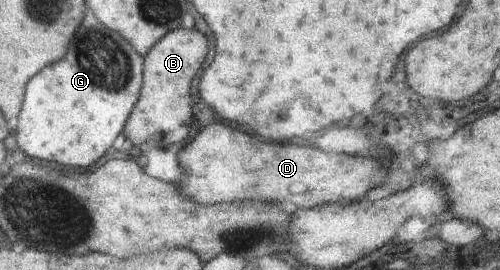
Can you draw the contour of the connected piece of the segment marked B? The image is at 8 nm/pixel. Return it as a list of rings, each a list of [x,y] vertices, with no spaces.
[[[175,29],[173,33],[169,33],[169,37],[165,37],[165,41],[161,41],[161,45],[157,45],[157,49],[153,49],[153,53],[145,55],[145,79],[144,87],[145,97],[141,93],[141,105],[135,104],[129,115],[129,125],[125,125],[125,135],[129,138],[135,149],[142,143],[149,143],[152,147],[161,147],[165,149],[173,143],[181,143],[185,141],[191,127],[191,81],[193,77],[199,73],[201,63],[205,61],[209,51],[207,39],[203,33],[195,31],[195,29]]]

